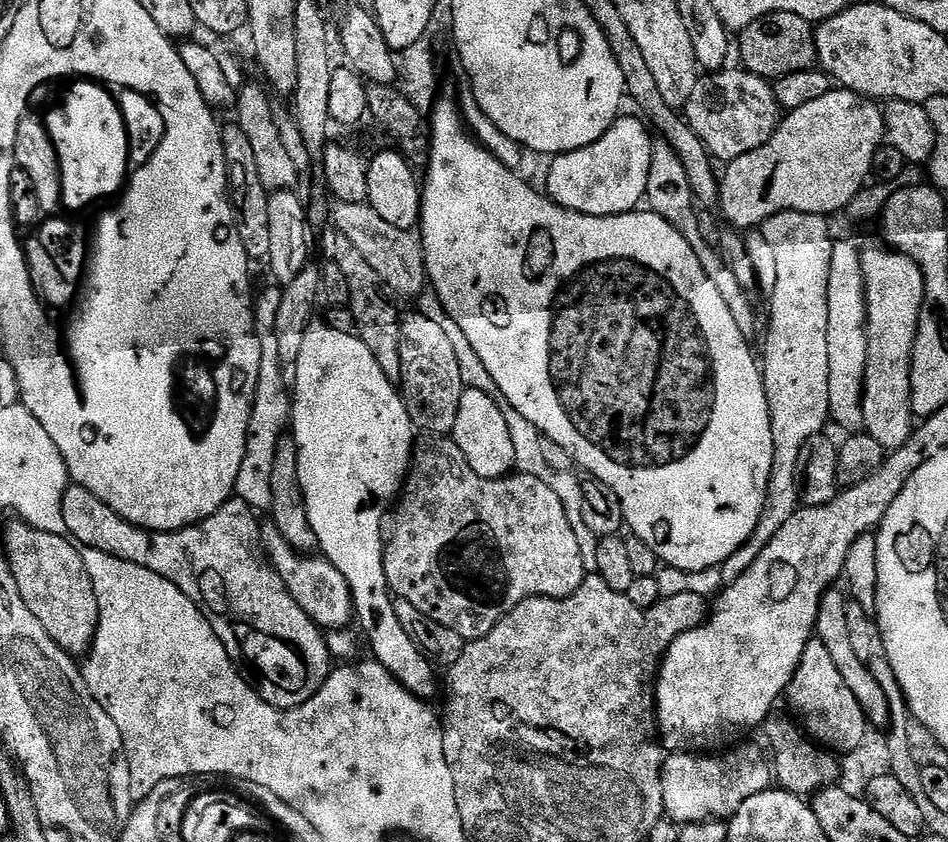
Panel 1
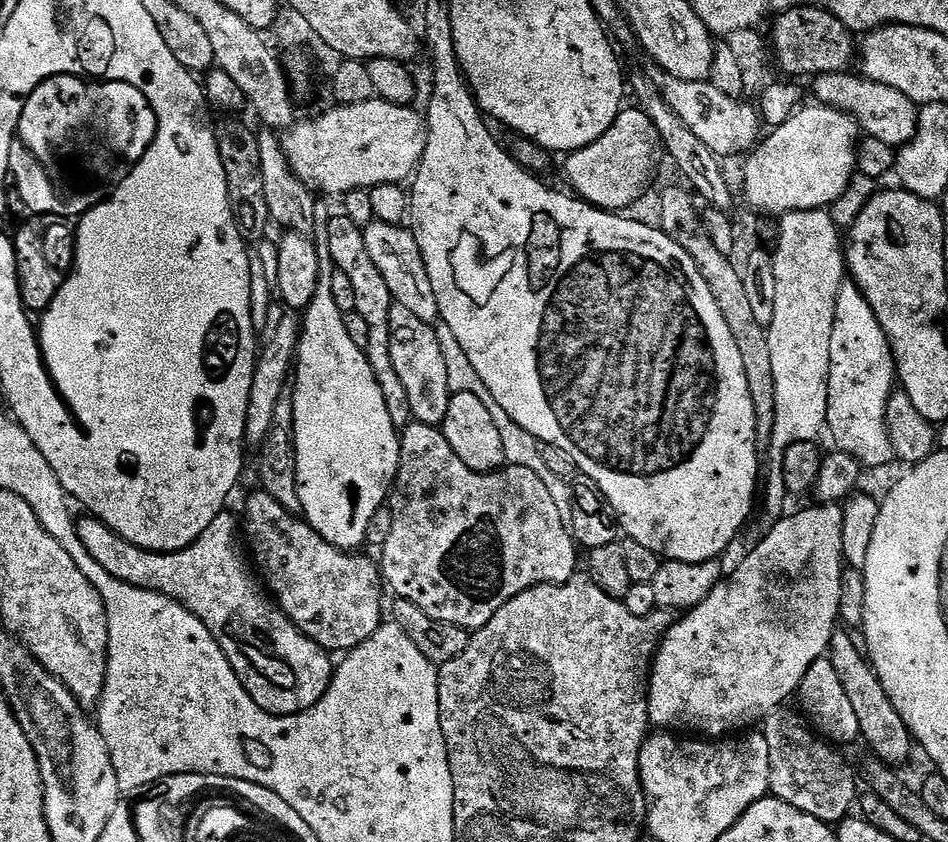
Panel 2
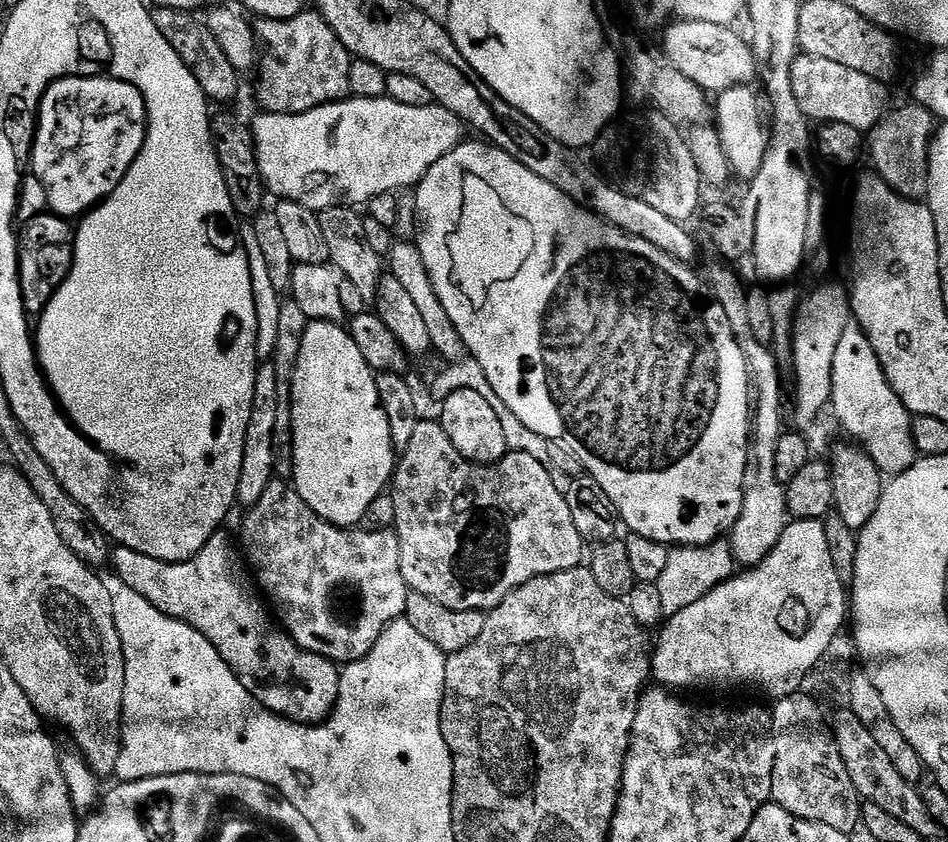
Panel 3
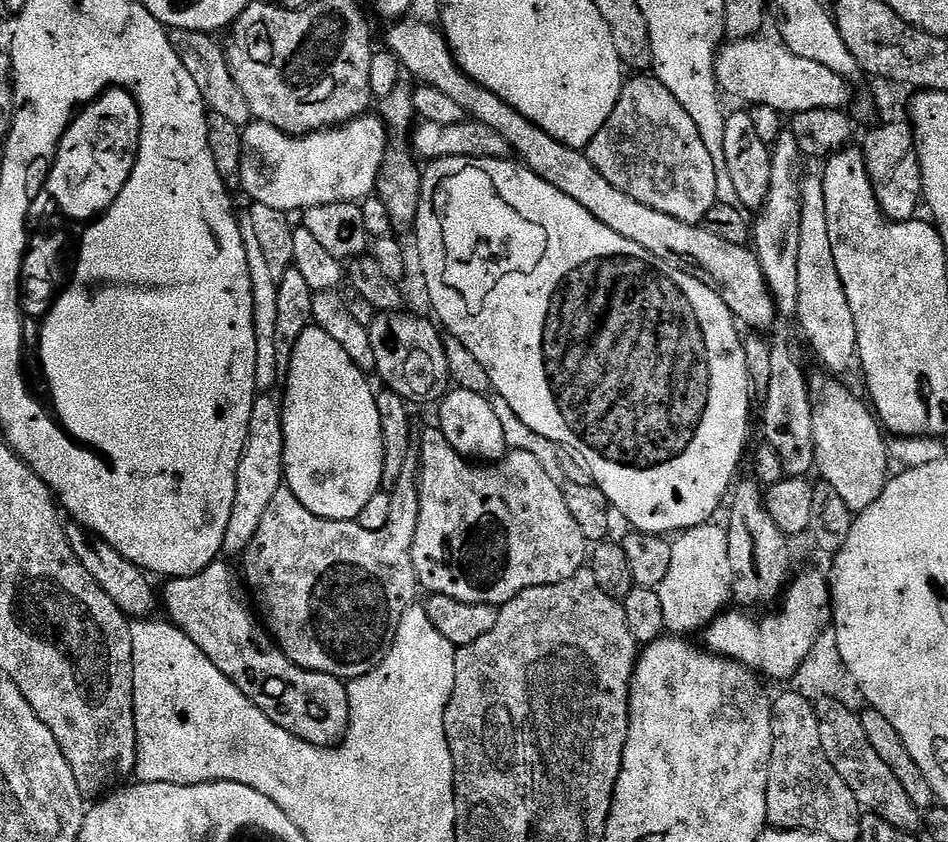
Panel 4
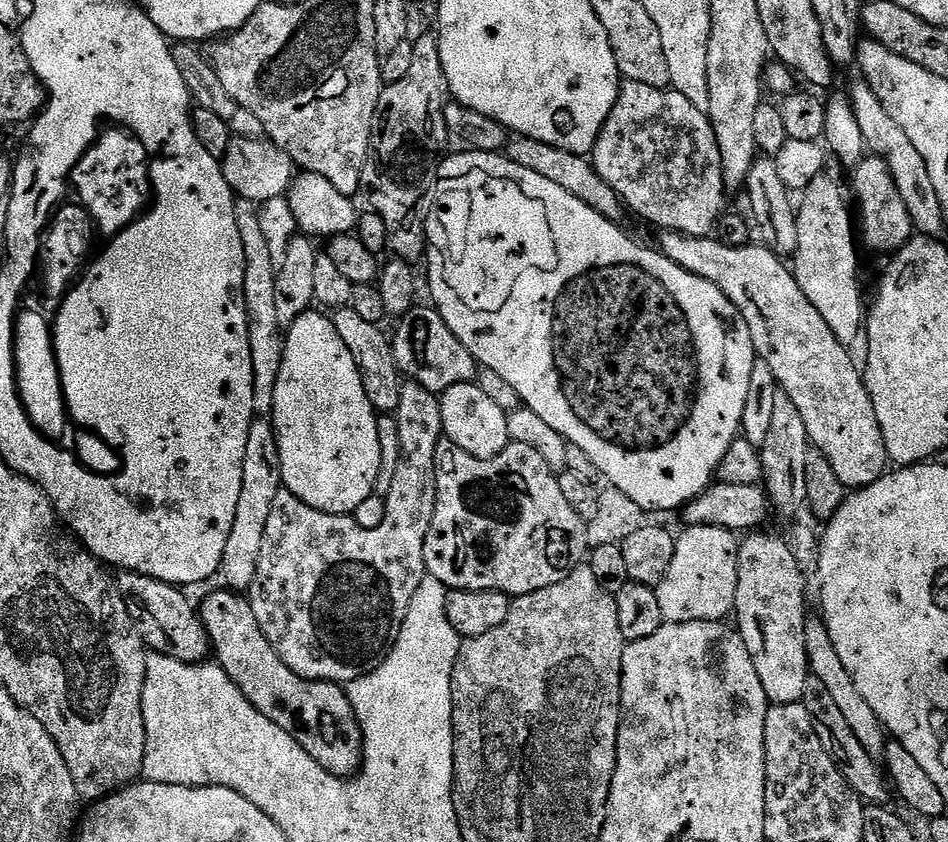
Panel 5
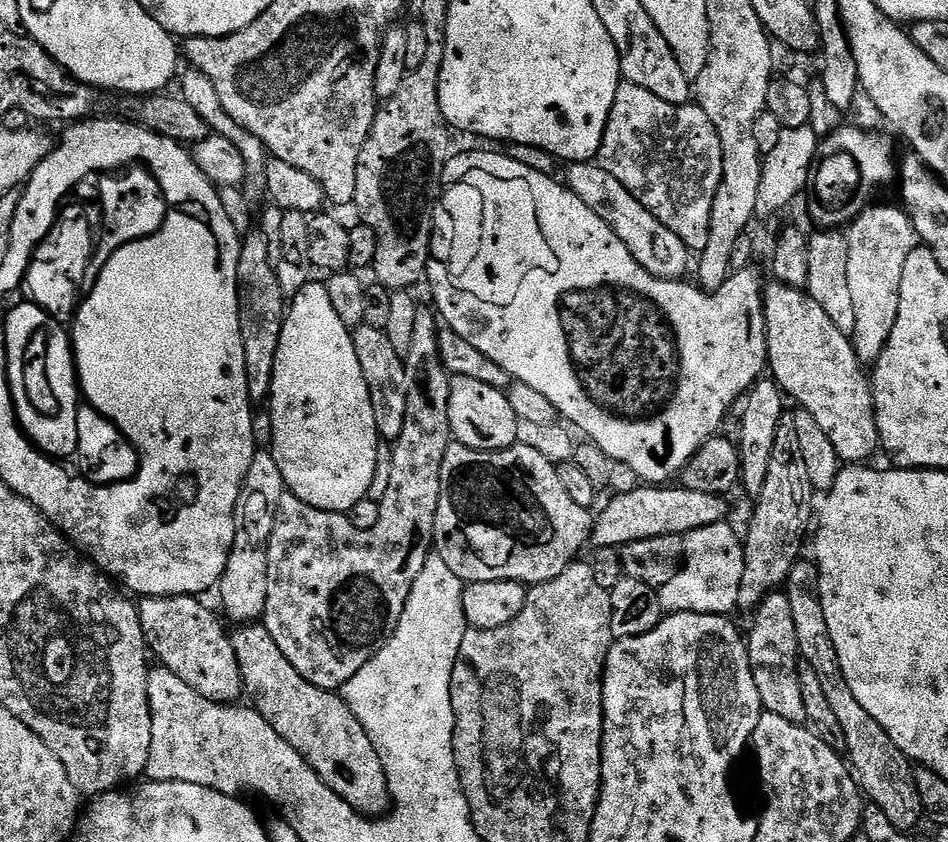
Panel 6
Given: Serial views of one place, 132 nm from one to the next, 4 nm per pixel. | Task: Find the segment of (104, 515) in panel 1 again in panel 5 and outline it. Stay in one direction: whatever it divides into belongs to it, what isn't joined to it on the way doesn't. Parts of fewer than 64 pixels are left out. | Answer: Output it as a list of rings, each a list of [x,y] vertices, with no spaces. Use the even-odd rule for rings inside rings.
[[[236,590],[223,591],[210,593],[198,611],[211,651],[224,673],[270,722],[282,726],[318,766],[335,776],[356,775],[362,763],[364,736],[347,691],[326,680],[307,680],[294,674],[262,634],[262,626],[258,626],[258,618],[254,618],[247,595]]]

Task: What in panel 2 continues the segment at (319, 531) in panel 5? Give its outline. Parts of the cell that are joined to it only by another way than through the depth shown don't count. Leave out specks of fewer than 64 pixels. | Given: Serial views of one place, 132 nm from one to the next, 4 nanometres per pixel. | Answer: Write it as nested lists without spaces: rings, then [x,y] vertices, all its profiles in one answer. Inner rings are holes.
[[[263,490],[250,493],[248,501],[244,504],[242,536],[263,583],[280,609],[291,618],[294,626],[298,626],[298,630],[302,630],[314,642],[318,642],[318,646],[328,649],[332,654],[347,654],[379,630],[386,588],[382,583],[382,572],[377,561],[375,564],[370,557],[360,556],[364,554],[353,554],[343,548],[335,548],[333,544],[322,539],[309,526],[307,520],[295,512],[288,512],[281,502]]]

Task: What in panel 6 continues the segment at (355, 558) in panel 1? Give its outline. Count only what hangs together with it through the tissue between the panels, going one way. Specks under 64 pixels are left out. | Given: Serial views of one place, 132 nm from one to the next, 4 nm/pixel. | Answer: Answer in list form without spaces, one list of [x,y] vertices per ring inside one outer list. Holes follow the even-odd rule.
[[[313,282],[307,284],[297,296],[291,297],[282,326],[282,338],[278,342],[278,358],[274,358],[274,378],[270,397],[270,413],[273,418],[273,444],[271,451],[278,462],[278,470],[282,470],[282,478],[287,491],[292,492],[306,506],[314,506],[323,512],[342,512],[347,514],[358,502],[366,499],[370,490],[370,482],[374,482],[374,466],[378,462],[378,446],[382,443],[380,431],[374,422],[374,406],[370,402],[370,390],[366,386],[366,378],[362,366],[358,366],[358,354],[354,354],[352,332],[347,324],[338,318],[338,310],[334,310],[334,302],[330,302],[327,283]]]

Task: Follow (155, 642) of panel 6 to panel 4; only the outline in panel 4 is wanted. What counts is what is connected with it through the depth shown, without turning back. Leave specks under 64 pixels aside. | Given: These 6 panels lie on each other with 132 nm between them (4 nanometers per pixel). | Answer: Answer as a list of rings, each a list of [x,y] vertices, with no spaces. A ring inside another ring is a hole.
[[[65,523],[64,533],[66,542],[70,542],[70,550],[74,550],[74,558],[78,558],[78,562],[82,562],[86,570],[90,570],[90,578],[94,578],[94,582],[98,582],[98,586],[102,586],[102,590],[110,594],[110,598],[124,611],[125,616],[148,618],[155,613],[152,611],[158,608],[158,592],[157,589],[156,592],[152,589],[152,584],[148,581],[151,580],[149,573],[139,568],[134,562],[127,560],[122,554],[118,554],[114,546],[110,546],[81,524]]]

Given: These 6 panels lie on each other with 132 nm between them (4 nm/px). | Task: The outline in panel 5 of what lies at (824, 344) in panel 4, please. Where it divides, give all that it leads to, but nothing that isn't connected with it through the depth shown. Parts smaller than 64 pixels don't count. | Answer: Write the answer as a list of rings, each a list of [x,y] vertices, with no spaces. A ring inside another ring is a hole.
[[[821,174],[812,177],[807,188],[803,189],[804,212],[802,208],[802,253],[804,252],[804,268],[795,269],[796,281],[802,288],[802,294],[810,298],[814,310],[822,314],[826,326],[834,332],[834,338],[846,346],[852,346],[856,339],[861,339],[866,328],[866,300],[860,297],[860,284],[856,281],[856,271],[860,268],[860,260],[856,257],[858,236],[854,231],[854,216],[848,213],[848,204],[844,201],[844,192],[828,177]]]

